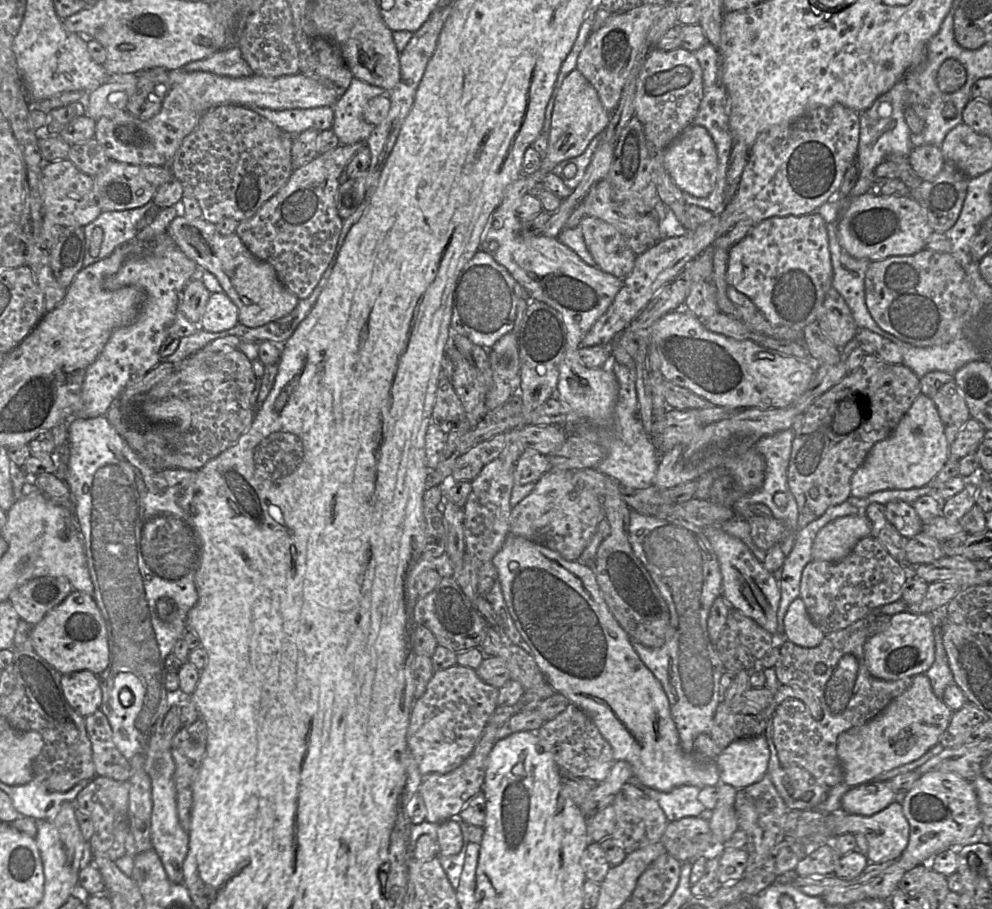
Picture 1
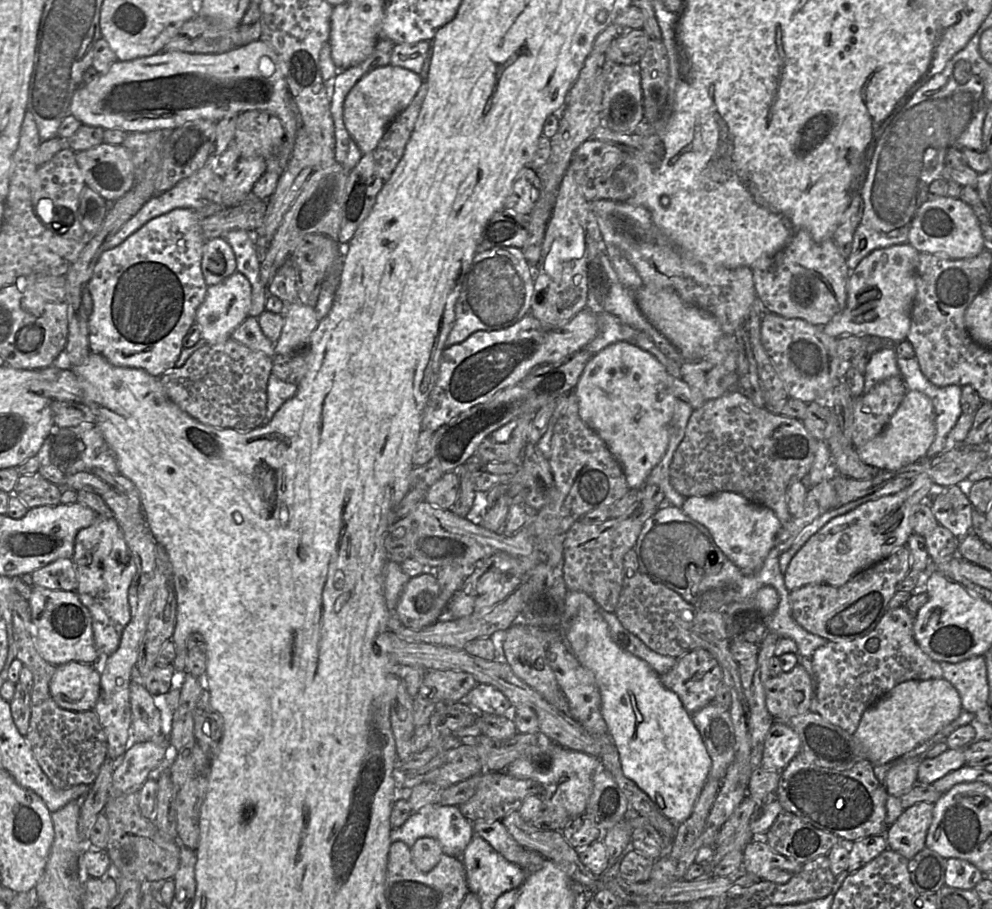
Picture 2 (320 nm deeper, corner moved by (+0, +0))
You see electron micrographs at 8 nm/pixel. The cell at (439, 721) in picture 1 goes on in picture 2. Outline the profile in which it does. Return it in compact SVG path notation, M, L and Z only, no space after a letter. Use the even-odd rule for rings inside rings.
M477 684L467 694L464 702L479 714L506 716L512 706L509 700L495 687Z

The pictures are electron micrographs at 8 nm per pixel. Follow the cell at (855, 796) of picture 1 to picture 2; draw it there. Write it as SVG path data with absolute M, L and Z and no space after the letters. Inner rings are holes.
M948 748L935 758L922 759L918 767L917 783L932 784L963 766L965 766L964 748Z

